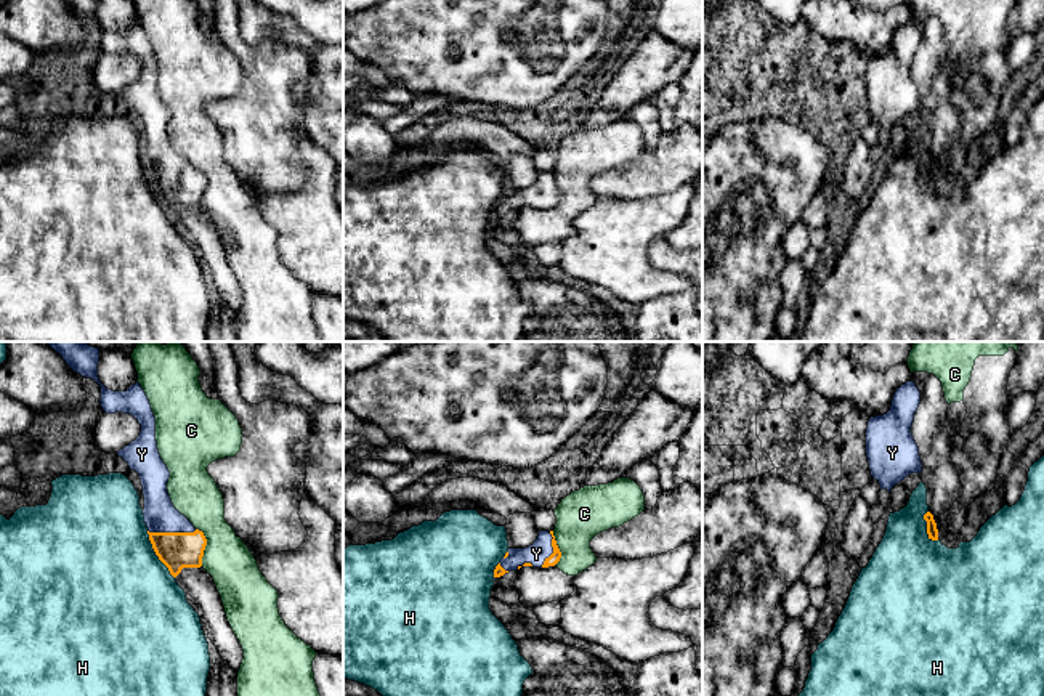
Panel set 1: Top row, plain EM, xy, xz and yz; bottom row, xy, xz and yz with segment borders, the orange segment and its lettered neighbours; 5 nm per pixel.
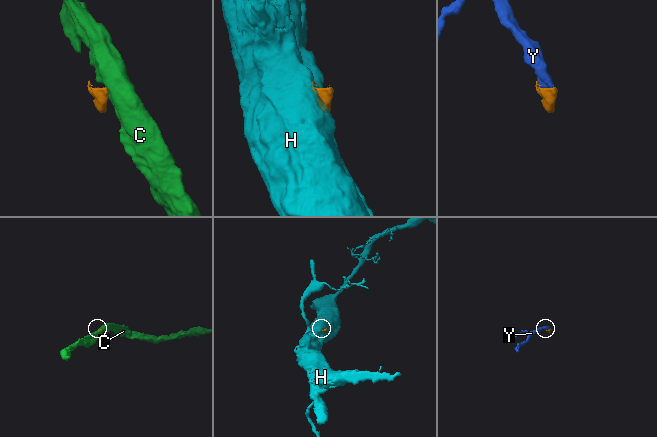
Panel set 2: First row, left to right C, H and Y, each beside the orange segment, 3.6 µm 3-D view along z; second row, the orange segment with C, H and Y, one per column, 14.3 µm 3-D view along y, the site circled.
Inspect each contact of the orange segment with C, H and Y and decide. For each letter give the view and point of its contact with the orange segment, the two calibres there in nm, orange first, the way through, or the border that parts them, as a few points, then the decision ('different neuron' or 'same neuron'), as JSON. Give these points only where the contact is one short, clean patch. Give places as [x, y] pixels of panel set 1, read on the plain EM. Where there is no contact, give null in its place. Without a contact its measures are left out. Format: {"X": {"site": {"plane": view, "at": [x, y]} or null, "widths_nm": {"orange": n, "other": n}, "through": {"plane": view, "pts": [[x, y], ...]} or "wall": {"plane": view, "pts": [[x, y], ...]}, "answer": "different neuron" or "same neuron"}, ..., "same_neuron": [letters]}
{"C": {"site": {"plane": "xy", "at": [206, 185]}, "widths_nm": {"orange": 190, "other": 240}, "wall": {"plane": "xy", "pts": [[196, 169], [206, 180], [201, 206]]}, "answer": "different neuron"}, "H": {"site": {"plane": "xy", "at": [156, 194]}, "widths_nm": {"orange": 190, "other": 500}, "answer": "different neuron"}, "Y": {"site": {"plane": "xy", "at": [172, 174]}, "widths_nm": {"orange": 190, "other": 160}, "through": {"plane": "xy", "pts": [[177, 191], [172, 174], [159, 154]]}, "answer": "same neuron"}, "same_neuron": ["Y"]}

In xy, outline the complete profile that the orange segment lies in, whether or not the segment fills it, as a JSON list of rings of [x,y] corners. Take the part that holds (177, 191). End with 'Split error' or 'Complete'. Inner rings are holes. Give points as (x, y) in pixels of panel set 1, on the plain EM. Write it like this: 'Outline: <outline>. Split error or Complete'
Outline: [[[64,0],[82,18],[101,27],[101,48],[106,55],[123,53],[141,66],[140,77],[117,93],[130,111],[140,115],[144,136],[144,164],[159,200],[176,218],[183,208],[200,208],[207,180],[181,156],[167,132],[170,112],[160,99],[156,82],[156,58],[149,40],[136,22],[127,32],[107,30],[98,18],[99,0]]]. Split error

